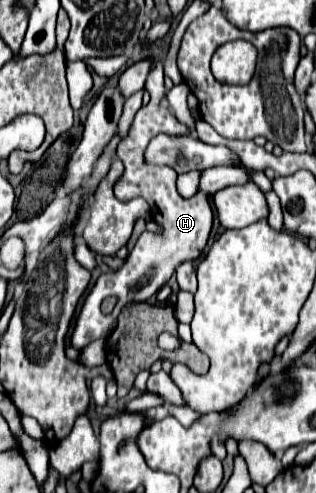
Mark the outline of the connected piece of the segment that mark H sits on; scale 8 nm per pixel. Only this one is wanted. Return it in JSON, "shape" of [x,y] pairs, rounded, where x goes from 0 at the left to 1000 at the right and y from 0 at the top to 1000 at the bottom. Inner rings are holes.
{"shape":[[[487,126],[468,162],[462,162],[462,183],[475,187],[475,207],[462,215],[449,215],[418,247],[418,264],[405,272],[405,280],[392,280],[373,292],[373,308],[380,325],[392,329],[399,345],[386,353],[386,361],[367,369],[361,377],[361,394],[373,406],[405,406],[411,402],[411,381],[418,381],[418,398],[449,398],[468,414],[481,414],[481,442],[500,450],[500,458],[513,462],[506,475],[487,471],[456,471],[424,507],[411,511],[411,519],[399,523],[392,540],[367,552],[342,552],[323,556],[310,564],[310,572],[297,576],[297,584],[285,588],[285,596],[266,609],[266,621],[247,637],[241,649],[241,694],[228,694],[234,706],[259,710],[272,706],[291,690],[329,690],[335,677],[348,677],[361,649],[354,641],[329,641],[316,633],[316,617],[329,604],[342,600],[373,600],[373,609],[399,613],[399,609],[424,609],[430,600],[456,609],[468,609],[475,600],[487,600],[551,556],[551,548],[576,535],[576,531],[614,531],[639,519],[665,471],[671,471],[671,454],[677,454],[677,426],[671,426],[671,410],[665,410],[665,394],[652,389],[627,389],[608,402],[582,402],[563,394],[557,385],[557,361],[563,353],[538,341],[538,337],[494,337],[462,329],[456,308],[468,288],[500,276],[500,272],[532,272],[532,276],[595,276],[608,272],[601,260],[576,247],[557,243],[557,235],[538,227],[532,211],[525,211],[525,178],[519,178],[519,146],[513,146],[513,126]]]}

